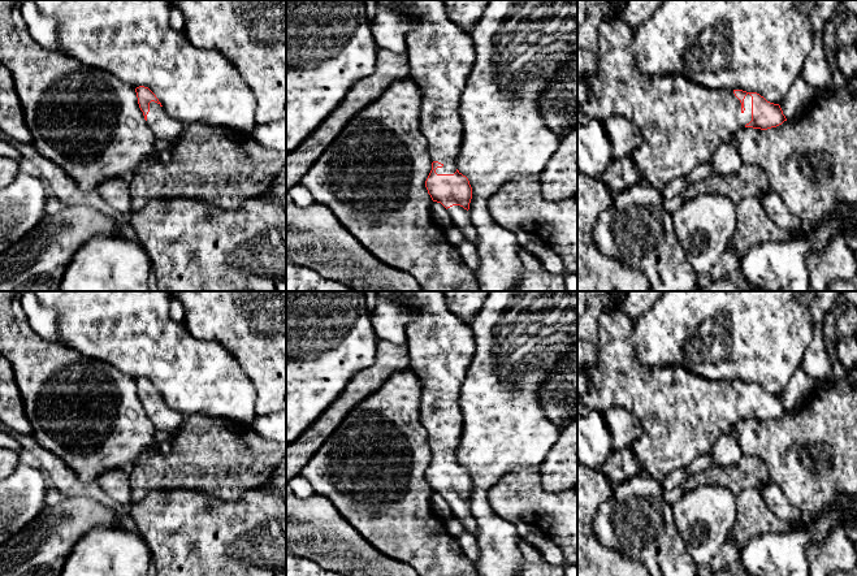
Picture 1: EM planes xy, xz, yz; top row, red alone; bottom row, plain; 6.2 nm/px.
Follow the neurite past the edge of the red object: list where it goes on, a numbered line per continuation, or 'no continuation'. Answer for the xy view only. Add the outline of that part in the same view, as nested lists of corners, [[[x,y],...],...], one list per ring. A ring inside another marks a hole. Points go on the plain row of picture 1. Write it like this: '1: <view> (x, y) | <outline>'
1: xy (163, 418) | [[[150,394],[147,406],[147,417],[157,432],[172,432],[182,425],[185,416],[172,410],[166,402],[157,394]]]

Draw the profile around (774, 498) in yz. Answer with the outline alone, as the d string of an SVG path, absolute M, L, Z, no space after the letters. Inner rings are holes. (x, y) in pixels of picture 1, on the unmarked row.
M772 481L757 489L767 508L780 520L797 523L804 517L802 512L793 506L785 494Z

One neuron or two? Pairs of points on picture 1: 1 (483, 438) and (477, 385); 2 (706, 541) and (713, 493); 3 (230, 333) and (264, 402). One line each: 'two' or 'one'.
1: one
2: one
3: one

